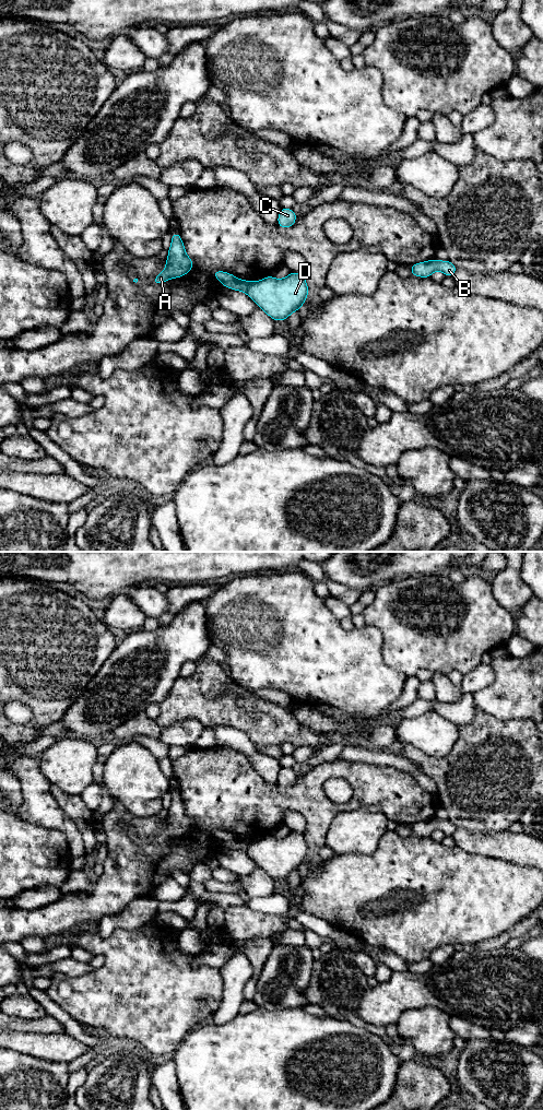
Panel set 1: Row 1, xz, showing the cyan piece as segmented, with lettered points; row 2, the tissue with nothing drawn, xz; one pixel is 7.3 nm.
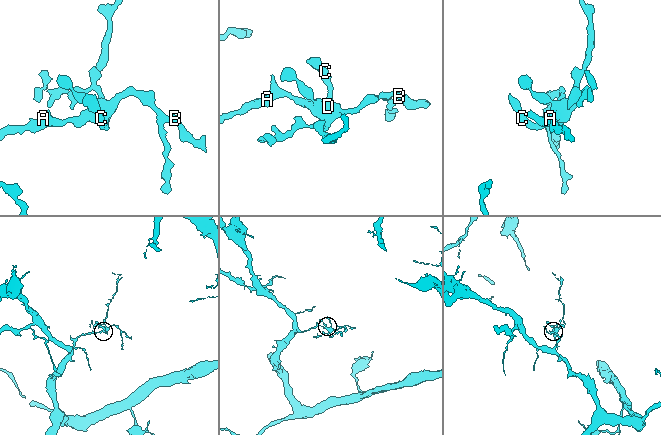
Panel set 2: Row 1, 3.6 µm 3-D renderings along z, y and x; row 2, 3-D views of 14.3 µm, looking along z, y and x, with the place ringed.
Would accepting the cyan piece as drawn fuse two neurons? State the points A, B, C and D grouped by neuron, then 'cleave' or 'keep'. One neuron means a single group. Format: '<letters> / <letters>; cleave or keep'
A / B C D; cleave

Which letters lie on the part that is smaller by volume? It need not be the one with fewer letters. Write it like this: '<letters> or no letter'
B, C, D

